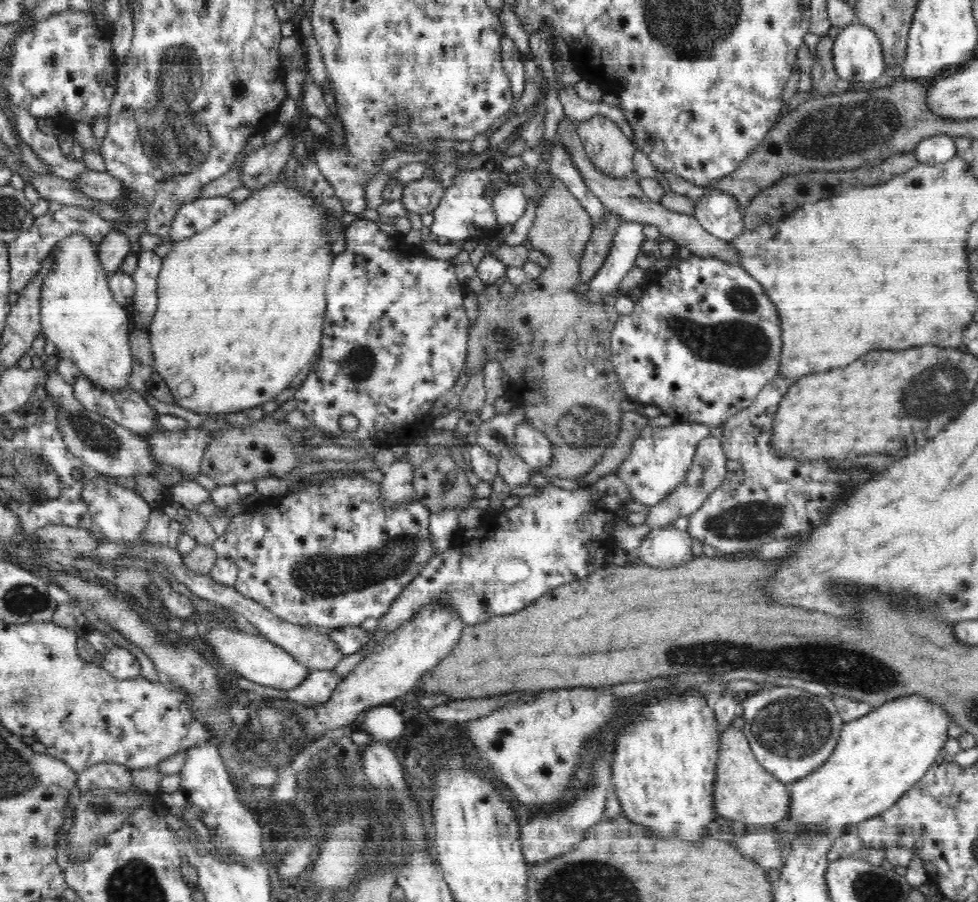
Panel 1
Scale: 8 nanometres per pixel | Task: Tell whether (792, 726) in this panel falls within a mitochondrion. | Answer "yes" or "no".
yes

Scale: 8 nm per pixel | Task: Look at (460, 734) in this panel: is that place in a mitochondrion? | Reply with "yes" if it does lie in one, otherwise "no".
no

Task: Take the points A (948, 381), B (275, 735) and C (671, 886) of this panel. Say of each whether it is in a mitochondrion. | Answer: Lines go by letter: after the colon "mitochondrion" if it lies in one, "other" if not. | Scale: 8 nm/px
A: mitochondrion
B: mitochondrion
C: other

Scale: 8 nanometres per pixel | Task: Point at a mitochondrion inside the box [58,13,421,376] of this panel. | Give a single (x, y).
(165, 123)

